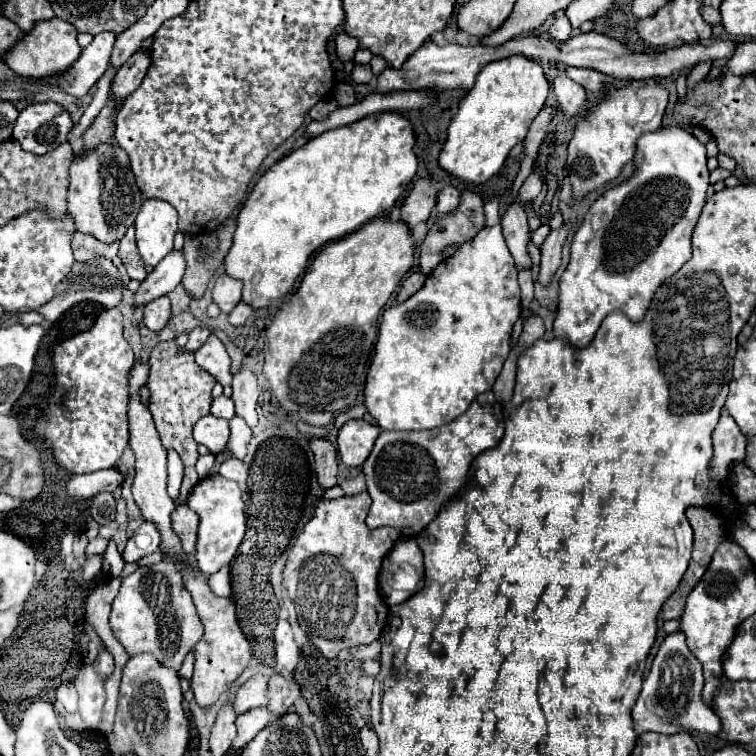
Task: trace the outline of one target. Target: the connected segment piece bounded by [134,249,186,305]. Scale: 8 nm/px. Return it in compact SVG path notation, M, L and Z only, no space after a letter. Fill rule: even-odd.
M172 249L162 263L154 267L154 271L142 281L140 289L136 291L136 305L146 305L154 301L156 297L168 295L176 285L180 285L186 271L186 259L184 249Z

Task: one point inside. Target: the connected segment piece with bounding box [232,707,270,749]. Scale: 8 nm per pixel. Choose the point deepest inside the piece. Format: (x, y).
(250, 724)

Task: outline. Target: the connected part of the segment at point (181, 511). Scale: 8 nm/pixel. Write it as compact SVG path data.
M178 505L172 513L172 529L182 541L182 549L194 555L194 541L198 541L198 515L188 505Z

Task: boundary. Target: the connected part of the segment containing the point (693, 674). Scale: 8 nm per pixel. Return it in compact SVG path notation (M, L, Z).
M682 631L668 633L652 661L650 673L644 679L640 697L632 709L632 719L636 733L644 731L656 731L656 733L678 733L678 731L702 731L718 735L722 731L722 723L718 715L712 711L712 707L706 707L702 703L702 665L690 653L686 645L686 637Z

